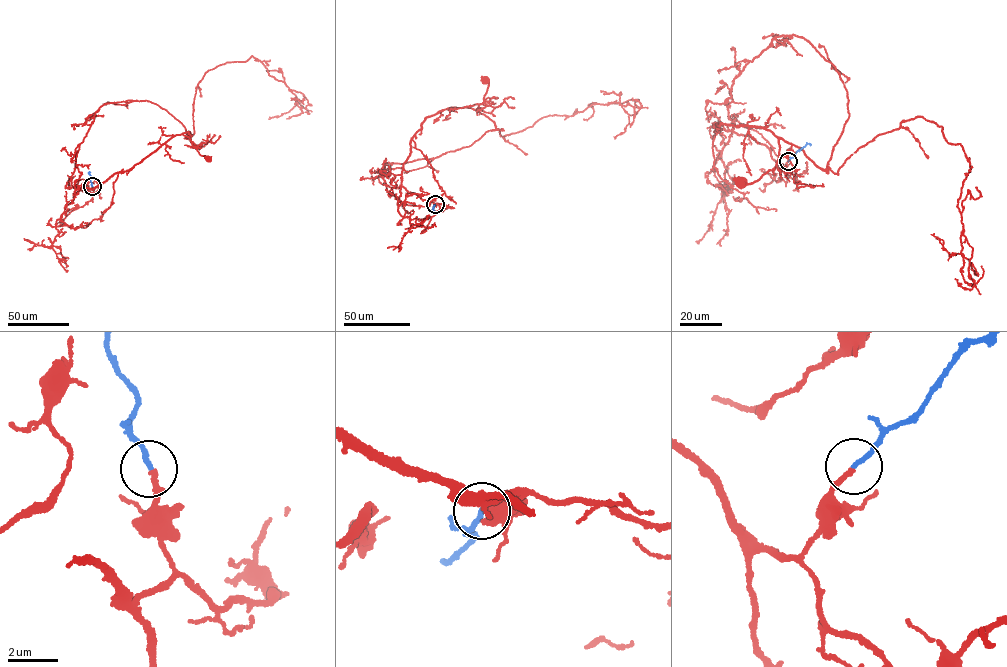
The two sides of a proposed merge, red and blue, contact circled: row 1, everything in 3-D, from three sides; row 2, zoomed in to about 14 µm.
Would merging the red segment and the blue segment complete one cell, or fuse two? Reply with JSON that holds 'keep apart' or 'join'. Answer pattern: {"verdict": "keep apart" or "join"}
{"verdict": "join"}

